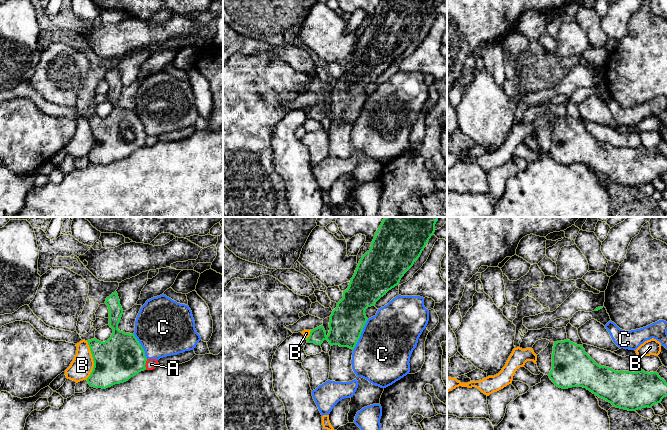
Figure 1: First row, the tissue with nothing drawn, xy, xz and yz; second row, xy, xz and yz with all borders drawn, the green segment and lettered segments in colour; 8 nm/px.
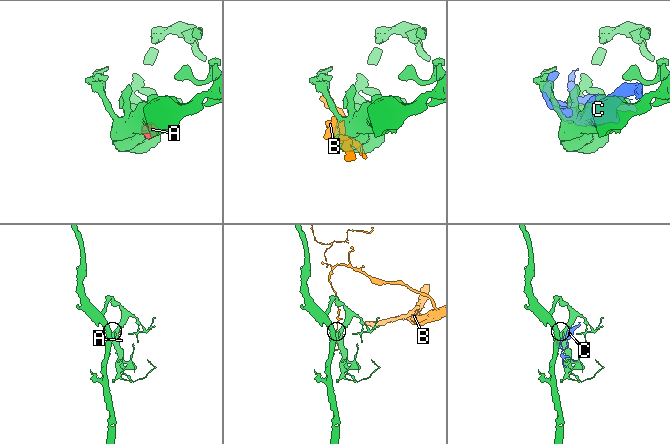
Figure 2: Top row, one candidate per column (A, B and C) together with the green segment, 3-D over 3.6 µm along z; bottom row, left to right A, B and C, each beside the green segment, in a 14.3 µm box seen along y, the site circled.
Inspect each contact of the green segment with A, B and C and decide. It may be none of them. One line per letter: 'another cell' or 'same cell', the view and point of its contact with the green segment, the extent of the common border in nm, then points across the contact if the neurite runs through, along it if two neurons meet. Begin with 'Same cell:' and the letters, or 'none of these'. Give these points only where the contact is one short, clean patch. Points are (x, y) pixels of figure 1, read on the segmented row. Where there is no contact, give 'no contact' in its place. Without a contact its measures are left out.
Same cell: none of these
A: another cell; contact xy (145, 364); length 90 nm
B: another cell; contact xy (93, 360); length 320 nm; border xy (86, 341), (93, 361), (93, 369), (87, 379)
C: another cell; contact xz (360, 334); length 280 nm

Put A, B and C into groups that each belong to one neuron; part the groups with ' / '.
A C / B

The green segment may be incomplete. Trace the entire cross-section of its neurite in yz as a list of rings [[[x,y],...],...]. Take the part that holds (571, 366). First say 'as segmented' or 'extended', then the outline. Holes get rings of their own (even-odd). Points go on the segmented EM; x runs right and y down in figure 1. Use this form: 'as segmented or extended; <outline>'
as segmented; [[[568,339],[554,342],[552,369],[548,376],[559,388],[583,387],[614,407],[628,411],[651,408],[653,405],[661,403],[662,399],[667,396],[667,383],[657,372],[648,373],[642,369],[637,372],[615,371],[609,367],[598,365],[585,352],[583,346]]]

